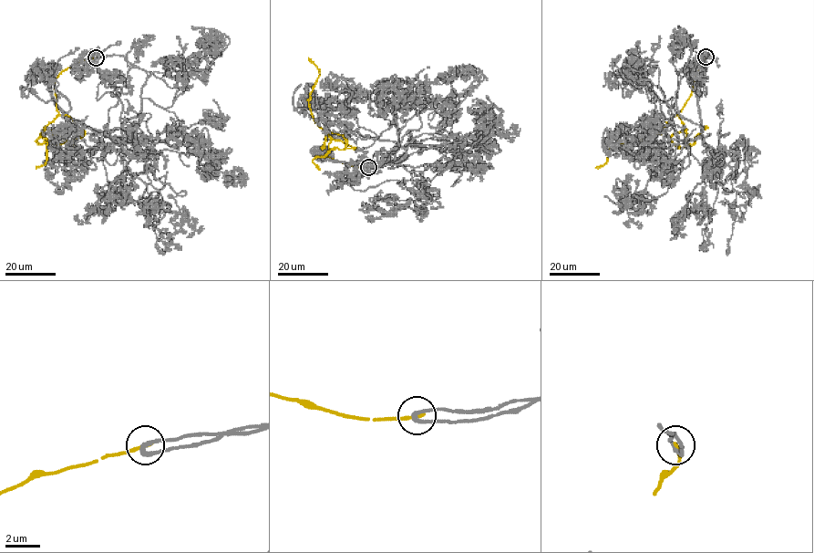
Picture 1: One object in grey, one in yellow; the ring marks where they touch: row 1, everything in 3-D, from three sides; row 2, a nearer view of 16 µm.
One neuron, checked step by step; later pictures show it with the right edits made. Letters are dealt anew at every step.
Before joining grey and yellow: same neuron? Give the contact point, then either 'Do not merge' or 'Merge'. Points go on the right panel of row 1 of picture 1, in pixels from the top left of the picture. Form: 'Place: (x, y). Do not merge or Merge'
Place: (705, 57). Do not merge

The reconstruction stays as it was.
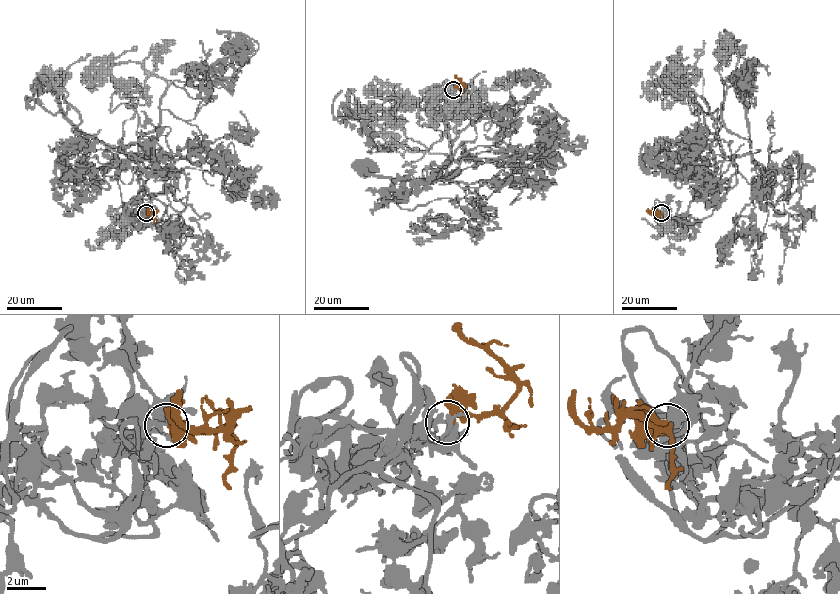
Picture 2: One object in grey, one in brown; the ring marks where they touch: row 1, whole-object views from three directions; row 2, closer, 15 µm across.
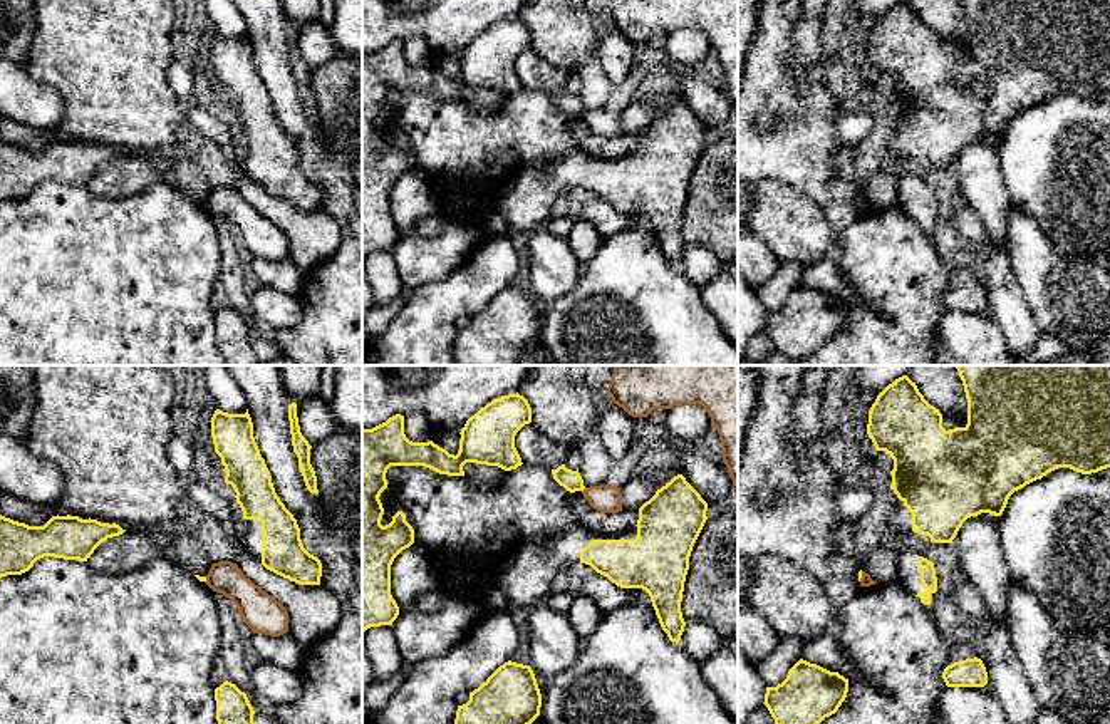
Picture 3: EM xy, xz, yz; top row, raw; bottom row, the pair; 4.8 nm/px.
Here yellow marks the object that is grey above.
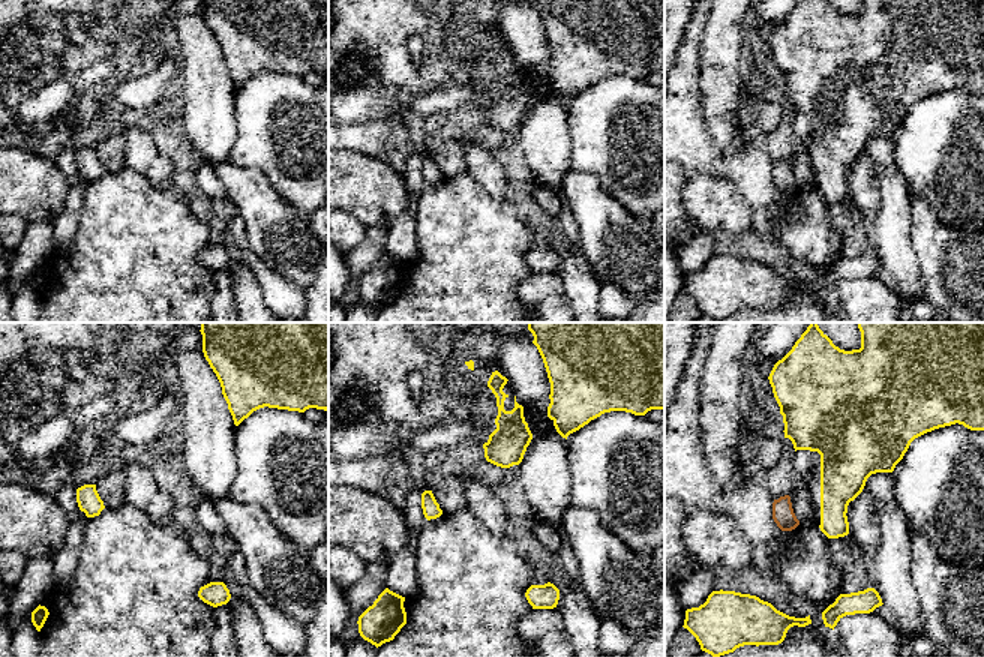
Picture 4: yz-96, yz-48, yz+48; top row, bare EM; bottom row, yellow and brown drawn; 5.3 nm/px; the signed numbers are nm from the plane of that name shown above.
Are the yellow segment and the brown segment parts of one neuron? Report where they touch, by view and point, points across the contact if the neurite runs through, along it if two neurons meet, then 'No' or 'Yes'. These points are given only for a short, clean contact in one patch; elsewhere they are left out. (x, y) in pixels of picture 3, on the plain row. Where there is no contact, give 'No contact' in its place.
Touches yellow at yz (861, 201). Boundary: yz (862, 196), (859, 205). No

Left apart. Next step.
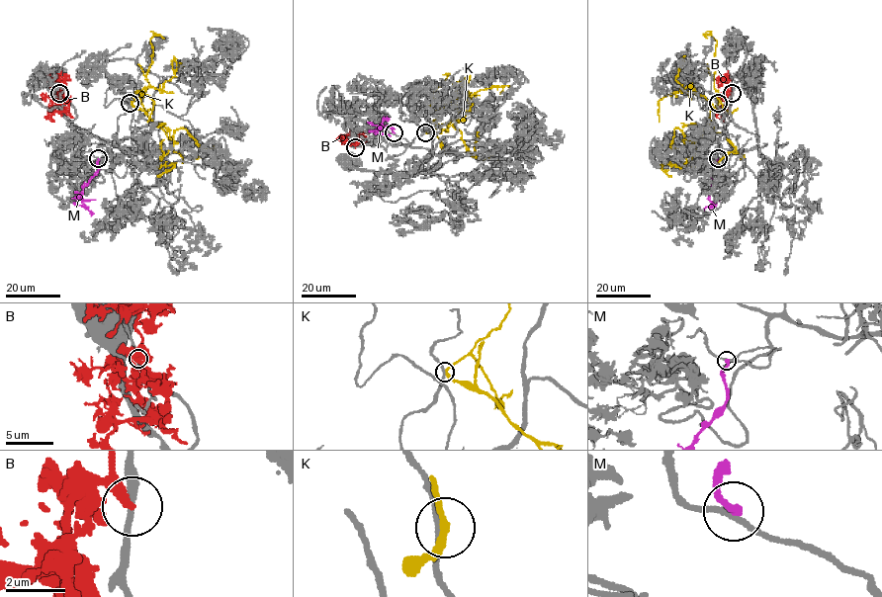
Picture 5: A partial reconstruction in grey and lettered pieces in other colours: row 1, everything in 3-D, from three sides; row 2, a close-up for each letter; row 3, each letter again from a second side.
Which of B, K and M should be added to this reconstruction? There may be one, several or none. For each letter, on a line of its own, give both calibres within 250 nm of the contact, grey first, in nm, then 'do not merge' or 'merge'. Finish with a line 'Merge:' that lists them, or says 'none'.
B: 260 nm thick on the grey side, 360 nm on the other; do not merge
K: 190 nm thick on the grey side, 260 nm on the other; do not merge
M: 170 nm thick on the grey side, 260 nm on the other; do not merge
Merge: none

